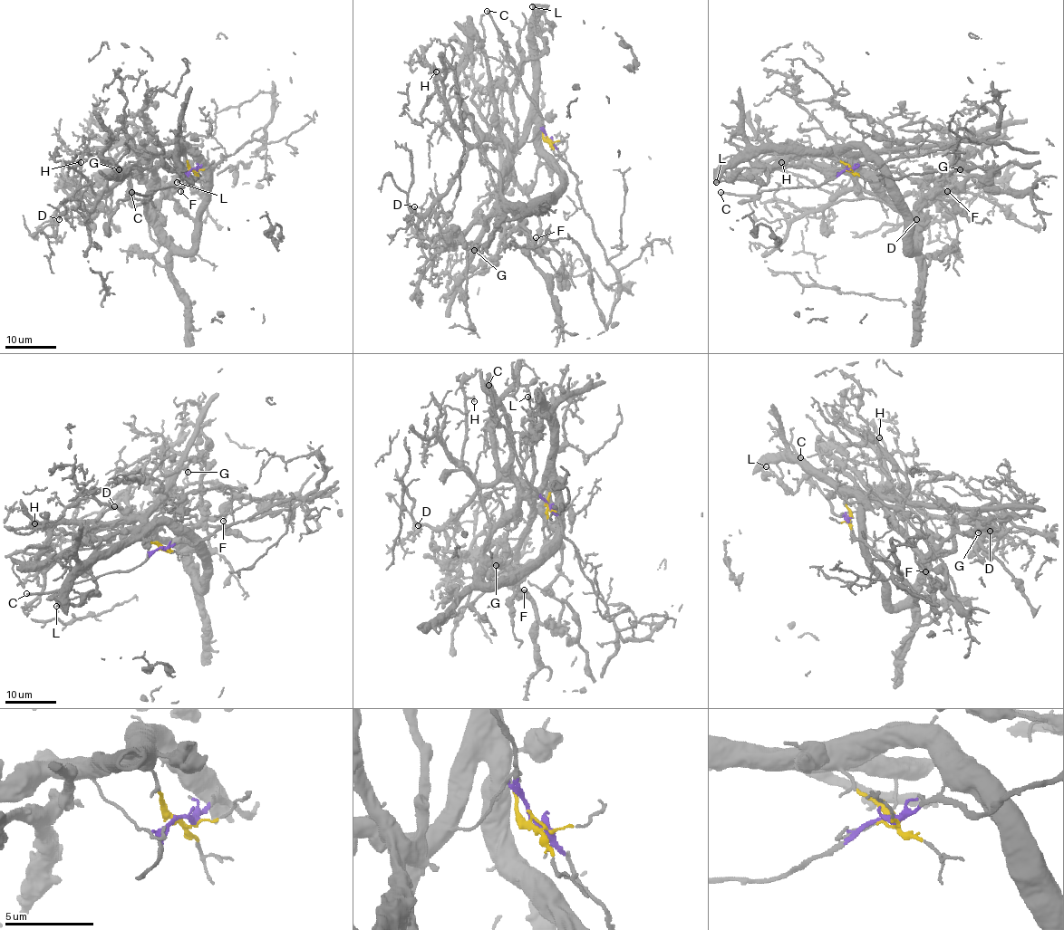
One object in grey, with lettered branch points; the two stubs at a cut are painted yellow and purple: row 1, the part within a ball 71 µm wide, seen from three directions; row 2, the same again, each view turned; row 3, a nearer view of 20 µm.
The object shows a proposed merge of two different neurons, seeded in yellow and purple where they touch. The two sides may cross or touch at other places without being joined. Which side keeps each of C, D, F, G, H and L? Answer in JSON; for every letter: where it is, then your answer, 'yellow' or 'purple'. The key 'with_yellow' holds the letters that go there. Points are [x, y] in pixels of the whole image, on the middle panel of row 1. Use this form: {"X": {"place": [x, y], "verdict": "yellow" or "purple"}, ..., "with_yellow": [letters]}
{"C": {"place": [487, 11], "verdict": "purple"}, "D": {"place": [414, 206], "verdict": "yellow"}, "F": {"place": [536, 237], "verdict": "yellow"}, "G": {"place": [474, 250], "verdict": "yellow"}, "H": {"place": [436, 71], "verdict": "yellow"}, "L": {"place": [532, 6], "verdict": "yellow"}, "with_yellow": ["D", "F", "G", "H", "L"]}

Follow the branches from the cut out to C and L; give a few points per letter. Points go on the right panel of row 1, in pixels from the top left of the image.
C: (848, 169), (812, 186), (771, 189), (757, 194), (720, 192)
L: (848, 169), (834, 154), (753, 150), (731, 168), (744, 178), (716, 183)

